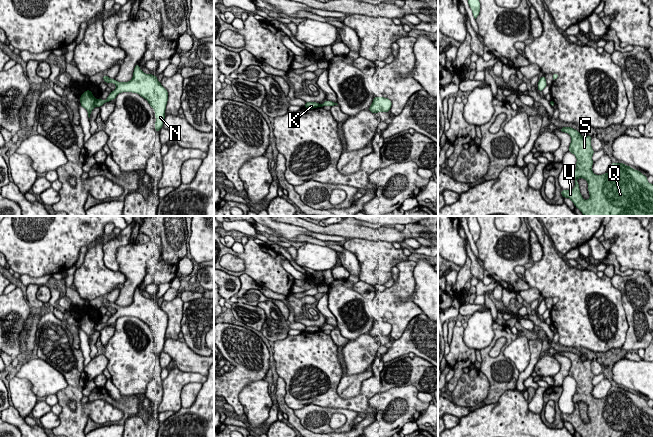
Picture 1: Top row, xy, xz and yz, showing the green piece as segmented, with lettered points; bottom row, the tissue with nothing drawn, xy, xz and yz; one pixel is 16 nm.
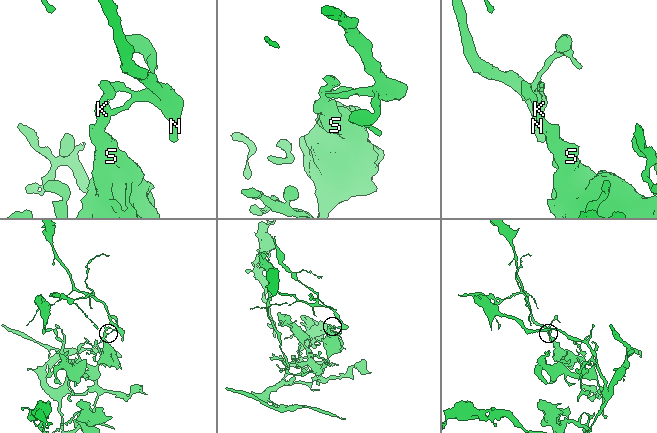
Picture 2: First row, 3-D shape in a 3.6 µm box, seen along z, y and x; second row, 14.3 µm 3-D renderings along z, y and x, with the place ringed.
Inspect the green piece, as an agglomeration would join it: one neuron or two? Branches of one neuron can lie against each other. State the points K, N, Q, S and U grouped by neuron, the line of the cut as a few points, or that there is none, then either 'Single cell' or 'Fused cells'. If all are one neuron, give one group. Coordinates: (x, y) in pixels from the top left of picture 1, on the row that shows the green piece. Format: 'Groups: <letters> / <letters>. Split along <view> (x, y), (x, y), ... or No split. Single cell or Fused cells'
Groups: K Q S U / N. Split along xy (96, 100), (94, 105). Fused cells

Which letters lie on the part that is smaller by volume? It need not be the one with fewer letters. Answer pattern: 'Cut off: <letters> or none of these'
Cut off: N

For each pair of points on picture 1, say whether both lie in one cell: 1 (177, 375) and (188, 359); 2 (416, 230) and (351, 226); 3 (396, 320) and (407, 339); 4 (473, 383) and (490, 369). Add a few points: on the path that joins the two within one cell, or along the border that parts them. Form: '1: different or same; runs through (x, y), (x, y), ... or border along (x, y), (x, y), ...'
1: different; border along (175, 366), (183, 371), (198, 372), (203, 375)
2: same; runs through (400, 234), (367, 233)
3: different; border along (419, 314), (409, 322), (404, 332), (394, 340)
4: different; border along (479, 369), (489, 383), (487, 397)

